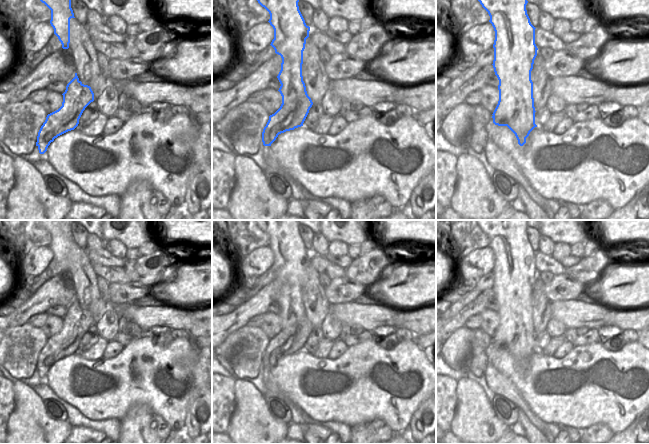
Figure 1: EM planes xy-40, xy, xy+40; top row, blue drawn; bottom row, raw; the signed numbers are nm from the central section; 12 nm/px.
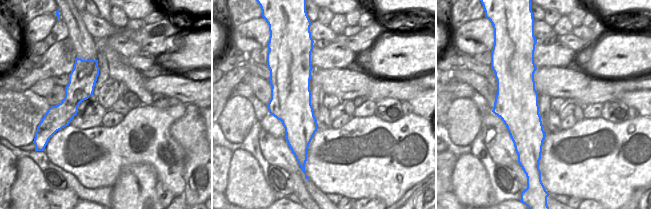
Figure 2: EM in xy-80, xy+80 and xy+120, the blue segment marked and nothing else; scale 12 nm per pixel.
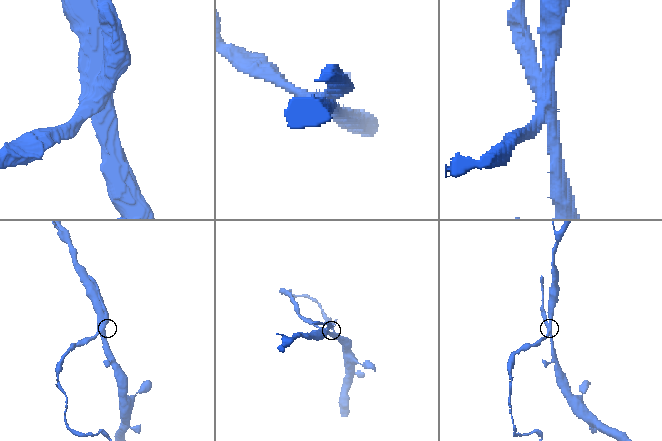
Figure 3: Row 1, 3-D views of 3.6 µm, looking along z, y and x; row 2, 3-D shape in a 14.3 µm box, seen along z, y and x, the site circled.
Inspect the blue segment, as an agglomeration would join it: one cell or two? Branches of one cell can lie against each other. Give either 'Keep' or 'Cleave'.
Cleave

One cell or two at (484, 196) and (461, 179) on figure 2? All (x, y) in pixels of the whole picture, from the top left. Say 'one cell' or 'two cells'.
one cell

